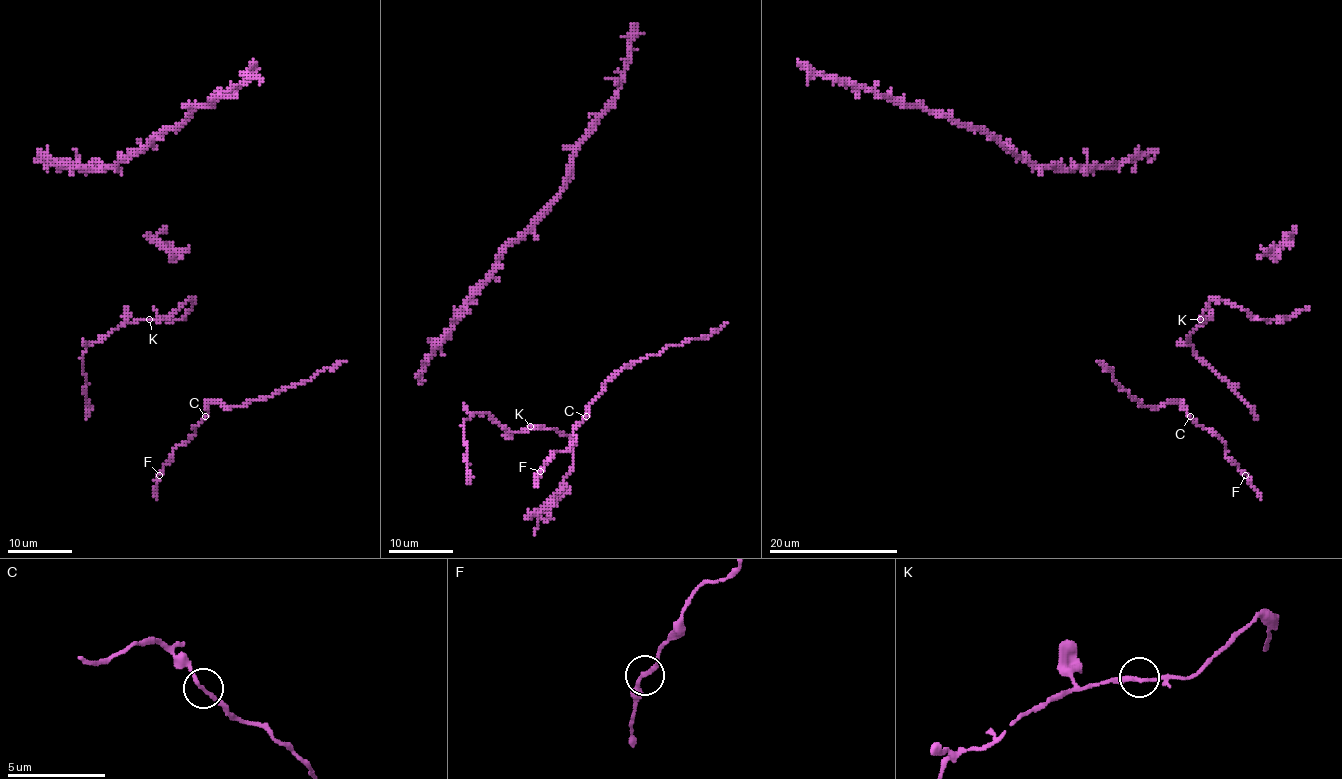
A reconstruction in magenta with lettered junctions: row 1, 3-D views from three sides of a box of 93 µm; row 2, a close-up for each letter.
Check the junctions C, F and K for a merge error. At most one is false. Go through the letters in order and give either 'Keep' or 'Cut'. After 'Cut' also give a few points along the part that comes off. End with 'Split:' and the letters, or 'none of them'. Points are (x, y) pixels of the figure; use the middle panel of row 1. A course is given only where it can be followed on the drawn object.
C: Cut. Course of the part to remove: (587, 415), (588, 405), (606, 383), (625, 367), (656, 356), (669, 344), (709, 336), (727, 322)
F: Keep
K: Keep
Split: C

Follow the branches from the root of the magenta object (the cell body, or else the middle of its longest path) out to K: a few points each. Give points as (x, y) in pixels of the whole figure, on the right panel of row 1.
K: (1208, 306), (1208, 319), (1205, 322), (1200, 319)

